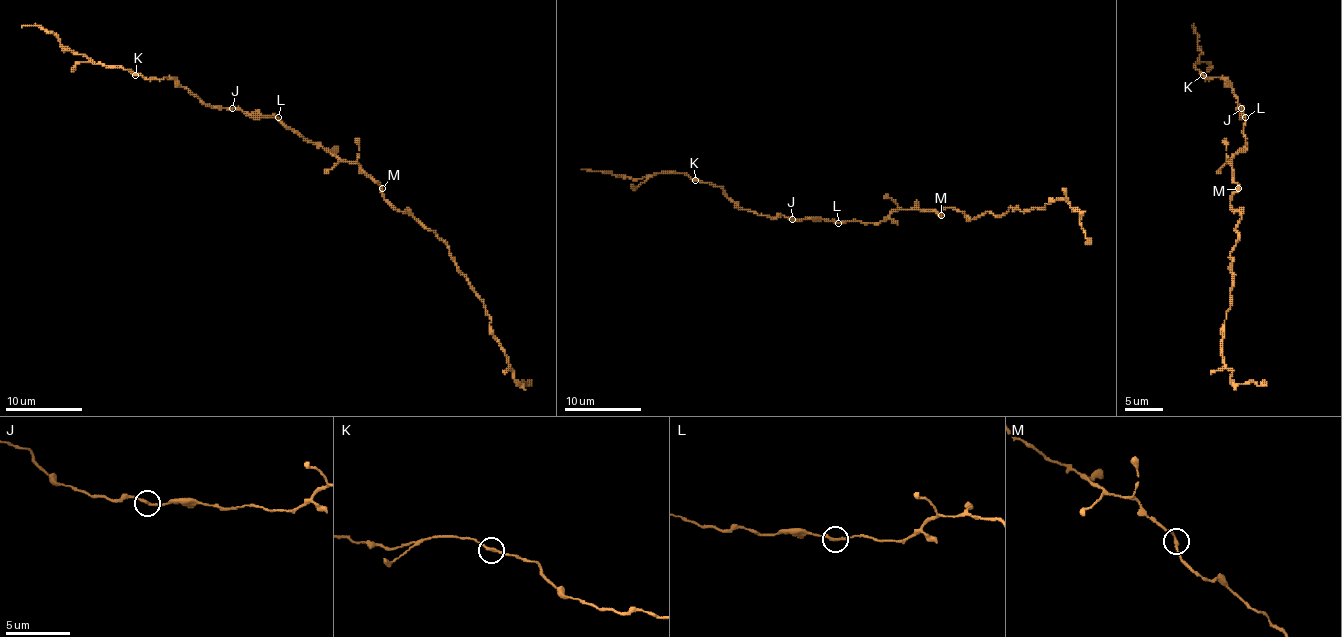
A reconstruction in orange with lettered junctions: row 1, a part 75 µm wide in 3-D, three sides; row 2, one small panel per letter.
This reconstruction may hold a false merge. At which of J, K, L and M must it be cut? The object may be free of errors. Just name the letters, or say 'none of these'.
none of these

